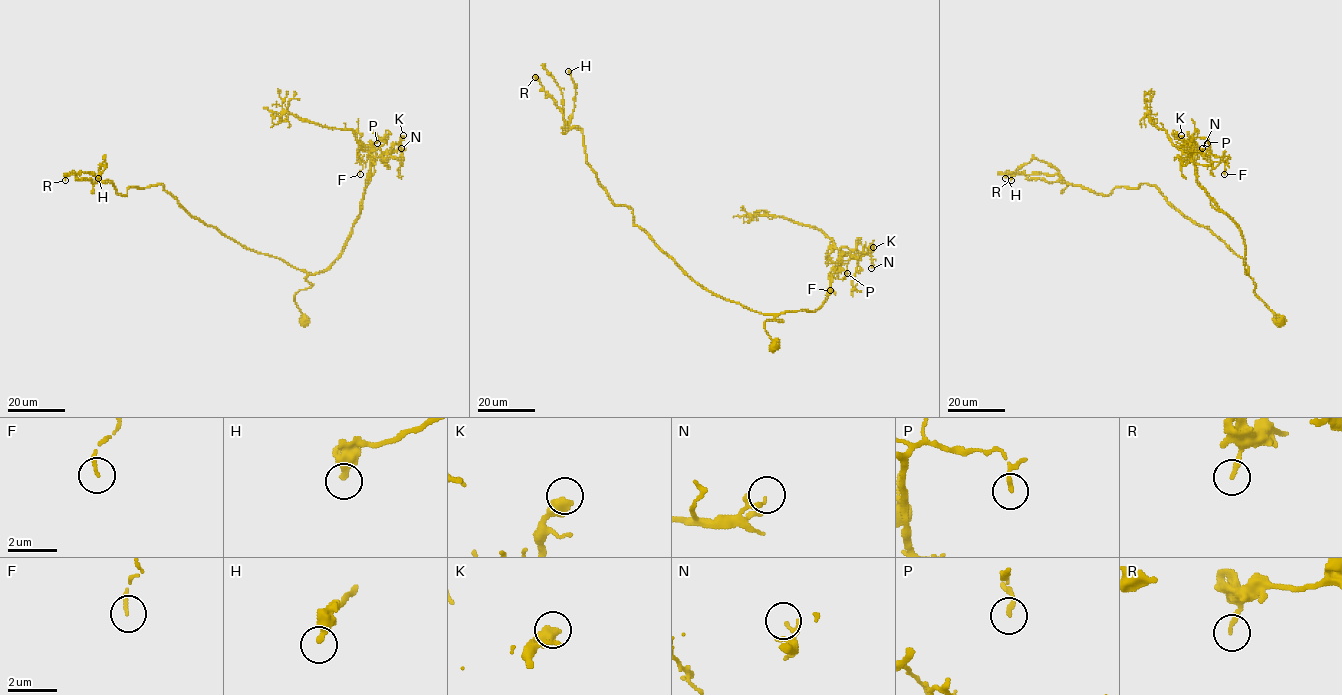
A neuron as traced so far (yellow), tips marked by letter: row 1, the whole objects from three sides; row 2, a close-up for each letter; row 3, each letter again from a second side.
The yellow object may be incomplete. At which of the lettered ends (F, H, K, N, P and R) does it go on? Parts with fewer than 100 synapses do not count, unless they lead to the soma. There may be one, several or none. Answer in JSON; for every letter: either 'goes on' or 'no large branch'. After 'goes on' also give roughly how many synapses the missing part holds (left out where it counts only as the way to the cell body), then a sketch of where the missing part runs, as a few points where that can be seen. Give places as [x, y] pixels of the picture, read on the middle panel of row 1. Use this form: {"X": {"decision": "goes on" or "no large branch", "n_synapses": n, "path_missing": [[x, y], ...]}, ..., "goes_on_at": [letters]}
{"F": {"decision": "no large branch"}, "H": {"decision": "no large branch"}, "K": {"decision": "no large branch"}, "N": {"decision": "no large branch"}, "P": {"decision": "no large branch"}, "R": {"decision": "no large branch"}, "goes_on_at": []}

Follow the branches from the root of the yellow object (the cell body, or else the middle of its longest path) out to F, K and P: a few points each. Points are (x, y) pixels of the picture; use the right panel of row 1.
F: (1279, 321), (1255, 293), (1246, 272), (1243, 236), (1198, 182), (1190, 149), (1198, 146), (1220, 157), (1224, 174)
K: (1279, 321), (1246, 272), (1240, 228), (1198, 182), (1195, 161), (1185, 152), (1190, 152), (1181, 135)
P: (1279, 321), (1255, 293), (1254, 282), (1246, 272), (1240, 228), (1197, 179), (1195, 139), (1205, 137), (1207, 143)

